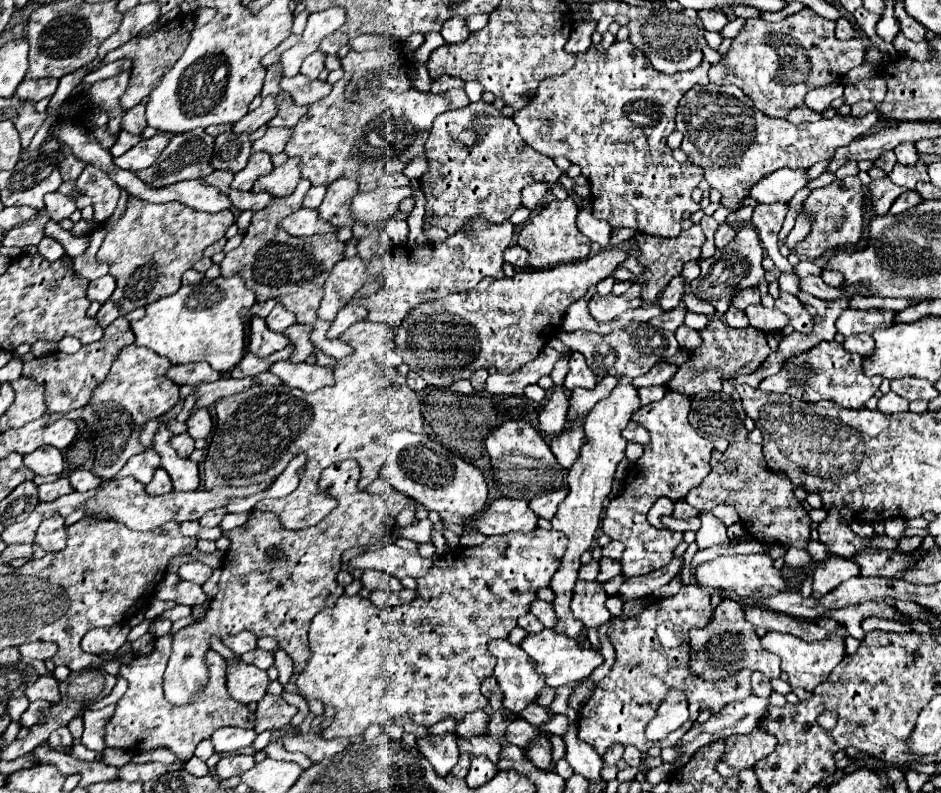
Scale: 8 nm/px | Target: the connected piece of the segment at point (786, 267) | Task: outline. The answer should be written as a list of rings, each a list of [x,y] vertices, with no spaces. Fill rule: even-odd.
[[[774,202],[774,204],[758,204],[752,214],[752,226],[754,230],[758,230],[758,236],[762,240],[766,254],[774,260],[774,264],[782,272],[792,272],[792,266],[780,254],[778,247],[778,233],[783,226],[787,212],[788,204]]]

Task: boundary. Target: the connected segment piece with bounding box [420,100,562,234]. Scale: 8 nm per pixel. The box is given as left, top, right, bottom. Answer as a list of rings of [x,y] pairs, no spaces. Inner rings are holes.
[[[482,100],[438,116],[430,130],[430,138],[426,140],[426,156],[430,168],[420,178],[422,192],[426,196],[424,222],[444,228],[448,234],[460,230],[464,220],[474,214],[482,214],[492,222],[508,220],[520,206],[520,192],[524,186],[532,182],[554,184],[562,176],[562,170],[552,158],[540,156],[534,148],[528,148],[524,140],[520,140],[512,118],[504,116],[494,104],[486,104]],[[462,128],[478,130],[482,140],[472,148],[458,144],[456,136]]]

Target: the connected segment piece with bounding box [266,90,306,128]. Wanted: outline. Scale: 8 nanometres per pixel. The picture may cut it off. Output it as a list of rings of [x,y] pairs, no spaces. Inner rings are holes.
[[[278,90],[276,92],[276,102],[278,102],[278,116],[274,116],[266,126],[268,128],[276,128],[276,126],[288,126],[288,128],[292,128],[292,126],[296,126],[298,124],[298,120],[304,116],[304,112],[306,112],[306,106],[296,106],[296,104],[286,104],[286,100],[290,98],[286,92],[282,92],[282,90]]]

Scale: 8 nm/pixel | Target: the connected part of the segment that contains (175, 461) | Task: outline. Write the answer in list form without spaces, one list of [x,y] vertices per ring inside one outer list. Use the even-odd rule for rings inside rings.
[[[162,424],[160,430],[154,436],[154,450],[162,458],[162,468],[170,474],[172,486],[176,492],[190,492],[200,486],[200,476],[198,476],[198,464],[192,460],[182,460],[178,458],[172,448],[170,448],[170,438],[172,432]]]

